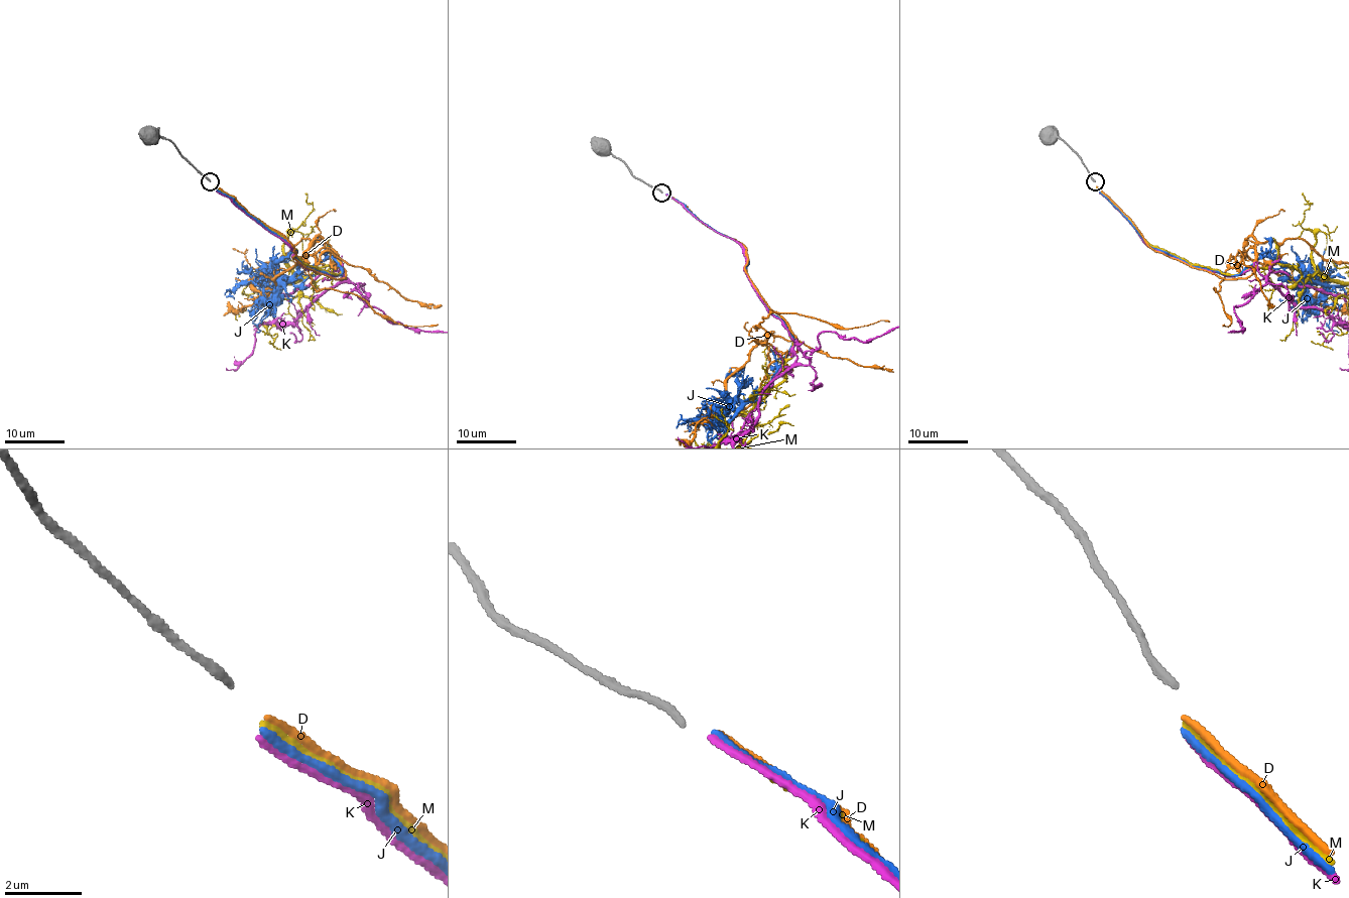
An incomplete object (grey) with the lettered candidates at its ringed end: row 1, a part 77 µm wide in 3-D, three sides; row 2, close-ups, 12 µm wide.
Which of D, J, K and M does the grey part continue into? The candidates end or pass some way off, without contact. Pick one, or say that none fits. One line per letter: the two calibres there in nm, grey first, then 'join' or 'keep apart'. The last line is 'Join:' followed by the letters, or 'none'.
D: calibres 220 and 150 nm; join
J: calibres 220 and 190 nm; keep apart
K: calibres 220 and 170 nm; keep apart
M: calibres 220 and 180 nm; keep apart
Join: D

